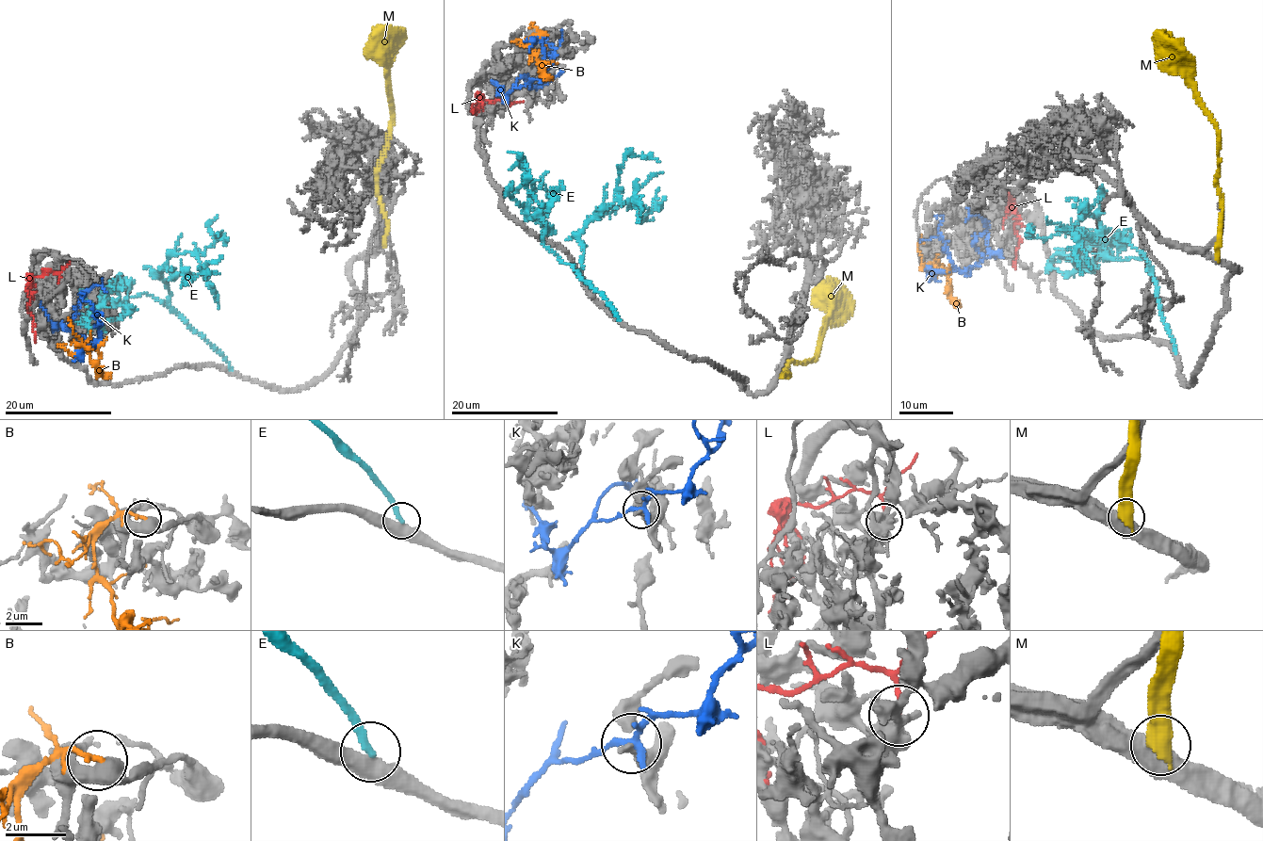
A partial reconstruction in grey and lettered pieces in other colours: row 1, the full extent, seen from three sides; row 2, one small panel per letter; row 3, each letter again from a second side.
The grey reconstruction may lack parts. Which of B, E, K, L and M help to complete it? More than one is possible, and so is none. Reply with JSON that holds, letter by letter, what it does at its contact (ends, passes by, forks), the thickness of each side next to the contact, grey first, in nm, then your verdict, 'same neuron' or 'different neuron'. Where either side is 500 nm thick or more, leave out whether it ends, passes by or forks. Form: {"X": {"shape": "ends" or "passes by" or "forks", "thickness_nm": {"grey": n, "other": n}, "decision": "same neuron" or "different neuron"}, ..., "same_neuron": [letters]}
{"B": {"thickness_nm": {"grey": 550, "other": 190}, "decision": "different neuron"}, "E": {"shape": "ends", "thickness_nm": {"grey": 400, "other": 280}, "decision": "different neuron"}, "K": {"shape": "passes by", "thickness_nm": {"grey": 280, "other": 220}, "decision": "different neuron"}, "L": {"thickness_nm": {"grey": 500, "other": 190}, "decision": "different neuron"}, "M": {"thickness_nm": {"grey": 550, "other": 600}, "decision": "different neuron"}, "same_neuron": []}

